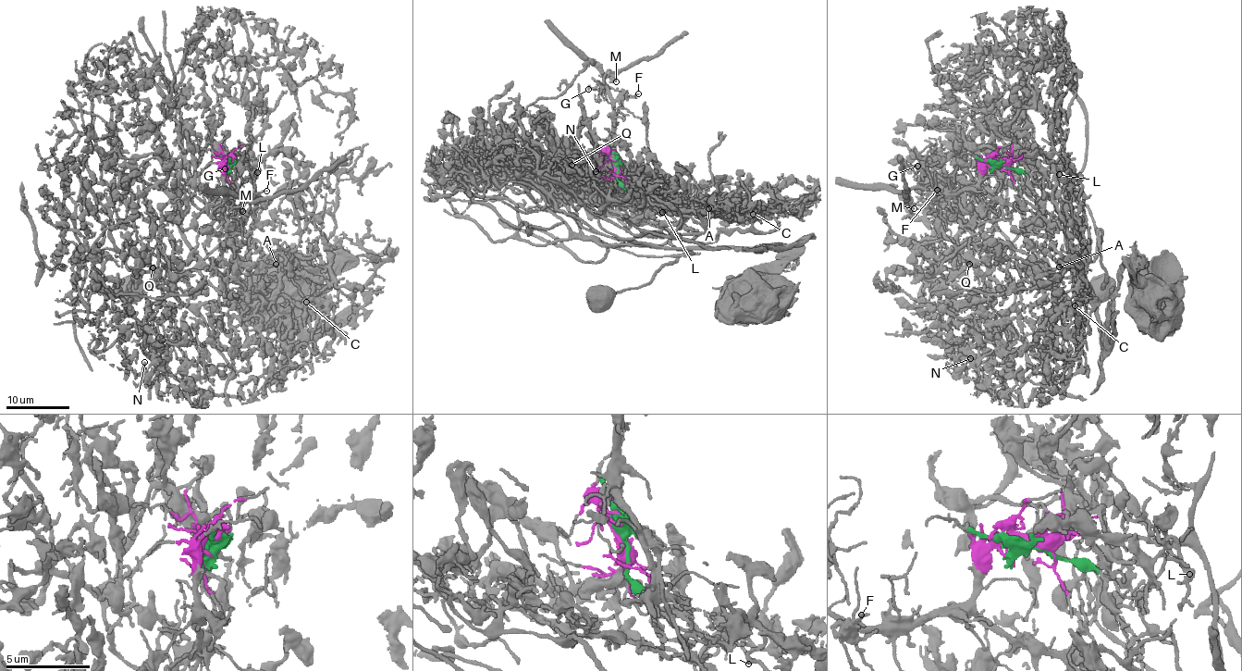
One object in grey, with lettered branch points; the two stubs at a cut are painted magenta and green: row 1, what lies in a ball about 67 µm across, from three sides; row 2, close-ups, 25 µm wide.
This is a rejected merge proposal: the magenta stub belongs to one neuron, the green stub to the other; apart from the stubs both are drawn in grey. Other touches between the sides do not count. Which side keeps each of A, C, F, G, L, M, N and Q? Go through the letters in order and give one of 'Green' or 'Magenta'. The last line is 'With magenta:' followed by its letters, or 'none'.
A: Green
C: Green
F: Magenta
G: Magenta
L: Green
M: Magenta
N: Green
Q: Green
With magenta: F, G, M

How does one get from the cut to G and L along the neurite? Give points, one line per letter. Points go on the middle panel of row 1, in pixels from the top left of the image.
G: (615, 167), (609, 156), (613, 99), (604, 86), (587, 89)
L: (615, 167), (619, 184), (628, 192), (628, 199), (633, 204), (639, 209), (655, 205), (663, 213)

